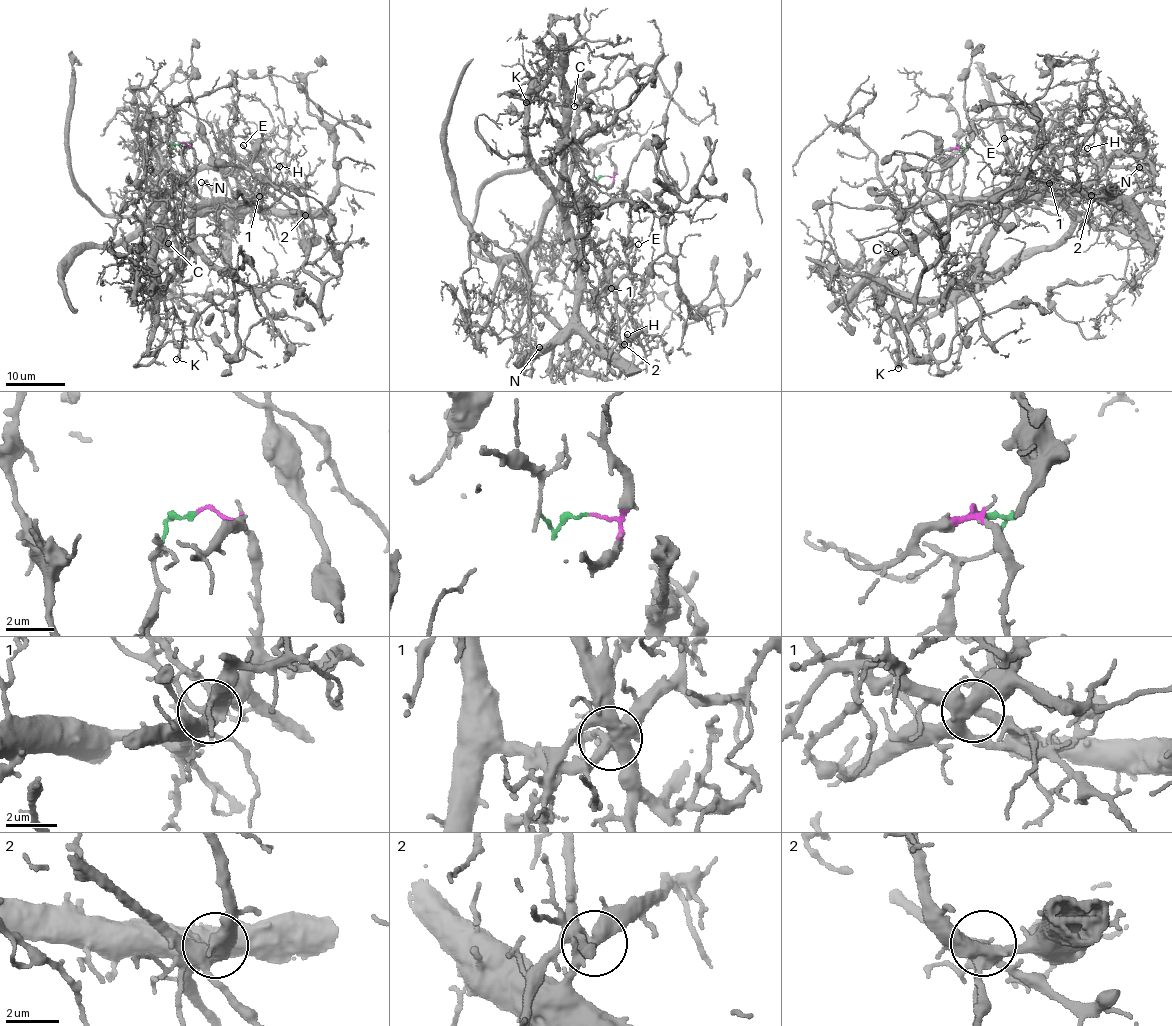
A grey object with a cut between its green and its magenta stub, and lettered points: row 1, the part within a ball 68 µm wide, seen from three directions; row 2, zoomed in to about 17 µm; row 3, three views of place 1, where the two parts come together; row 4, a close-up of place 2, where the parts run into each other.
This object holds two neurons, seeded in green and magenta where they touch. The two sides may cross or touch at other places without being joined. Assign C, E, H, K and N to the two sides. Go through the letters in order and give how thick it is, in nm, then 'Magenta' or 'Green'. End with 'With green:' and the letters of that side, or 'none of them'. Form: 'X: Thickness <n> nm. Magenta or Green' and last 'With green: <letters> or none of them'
C: Thickness 100 nm. Magenta
E: Thickness 110 nm. Magenta
H: Thickness 80 nm. Green
K: Thickness 120 nm. Magenta
N: Thickness 140 nm. Green
With green: H, N

